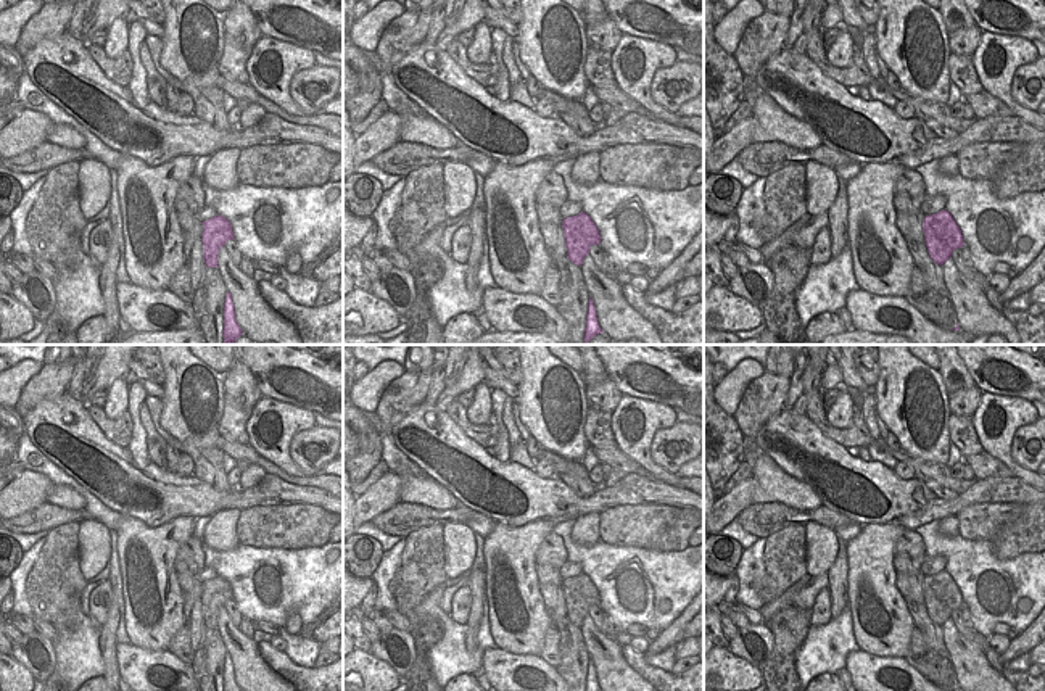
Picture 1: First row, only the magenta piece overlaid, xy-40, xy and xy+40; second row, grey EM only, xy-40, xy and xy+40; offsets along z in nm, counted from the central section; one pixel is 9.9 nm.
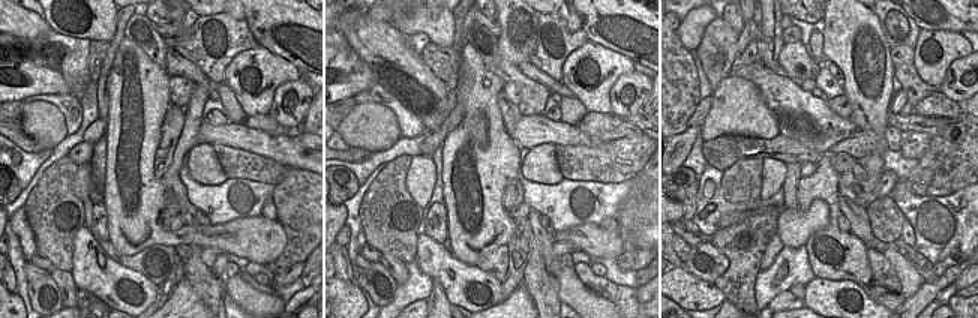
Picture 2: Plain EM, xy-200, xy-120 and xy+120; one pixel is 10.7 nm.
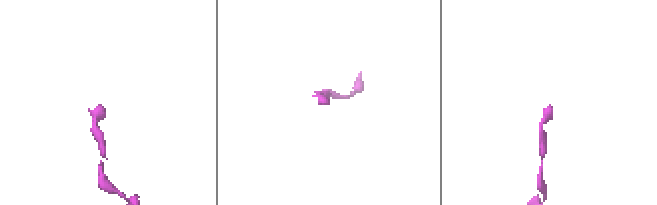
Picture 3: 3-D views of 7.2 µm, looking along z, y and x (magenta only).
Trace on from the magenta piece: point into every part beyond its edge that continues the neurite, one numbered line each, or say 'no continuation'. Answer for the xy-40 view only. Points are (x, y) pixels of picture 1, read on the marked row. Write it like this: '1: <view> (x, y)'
1: xy-40 (190, 223)

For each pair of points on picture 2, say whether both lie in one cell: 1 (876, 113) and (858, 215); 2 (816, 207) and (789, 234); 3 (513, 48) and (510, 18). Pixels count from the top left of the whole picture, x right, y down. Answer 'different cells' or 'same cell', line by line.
1: different cells
2: same cell
3: same cell

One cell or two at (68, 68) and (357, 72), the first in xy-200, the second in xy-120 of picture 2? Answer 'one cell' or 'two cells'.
one cell

